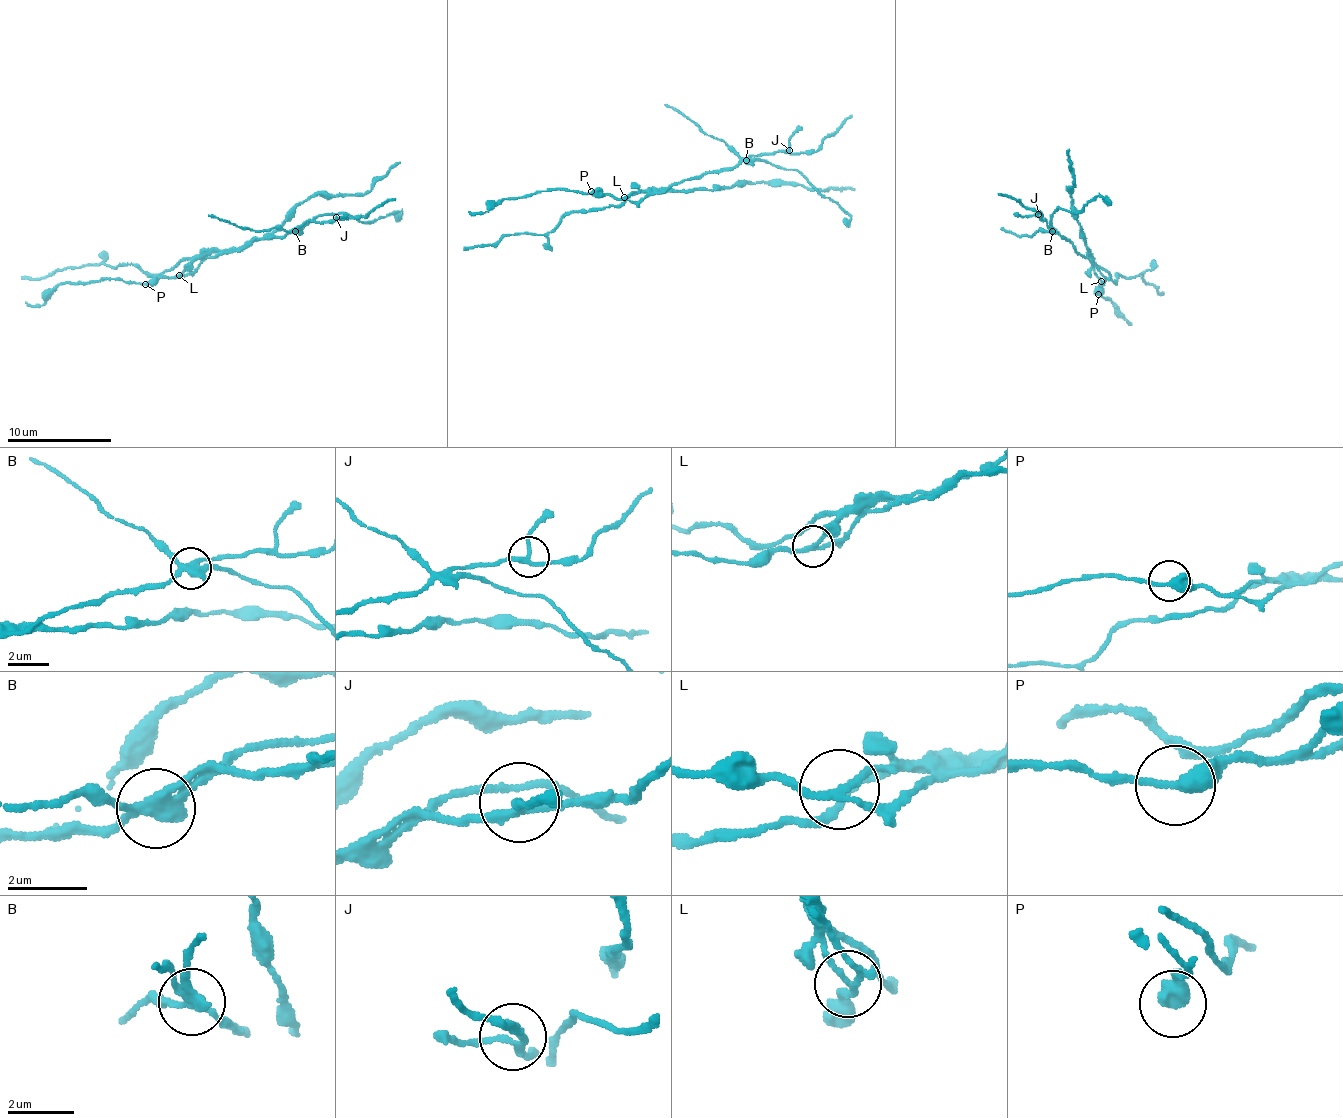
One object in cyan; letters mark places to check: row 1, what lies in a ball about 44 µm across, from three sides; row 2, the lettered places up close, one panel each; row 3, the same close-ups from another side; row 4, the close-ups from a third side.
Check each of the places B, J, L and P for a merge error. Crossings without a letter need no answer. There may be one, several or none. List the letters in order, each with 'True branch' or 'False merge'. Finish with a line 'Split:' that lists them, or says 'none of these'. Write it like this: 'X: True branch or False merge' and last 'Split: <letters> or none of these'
B: False merge
J: True branch
L: False merge
P: True branch
Split: B, L

